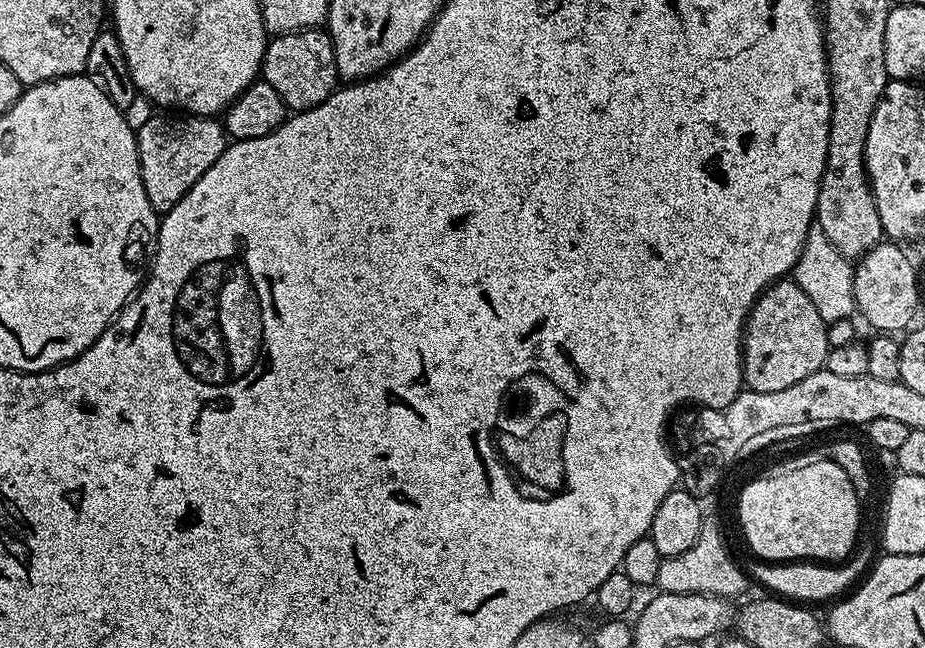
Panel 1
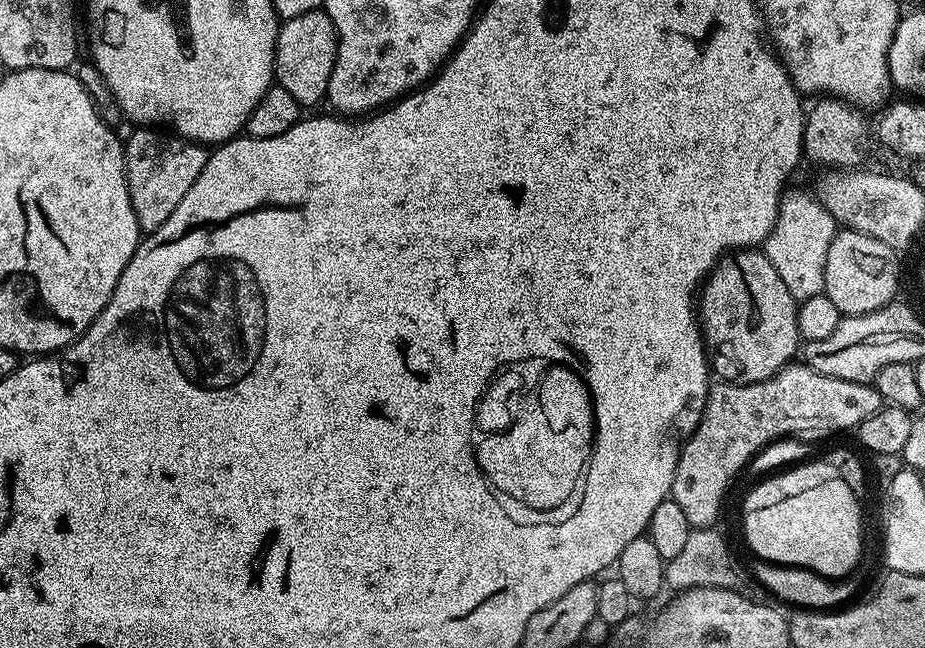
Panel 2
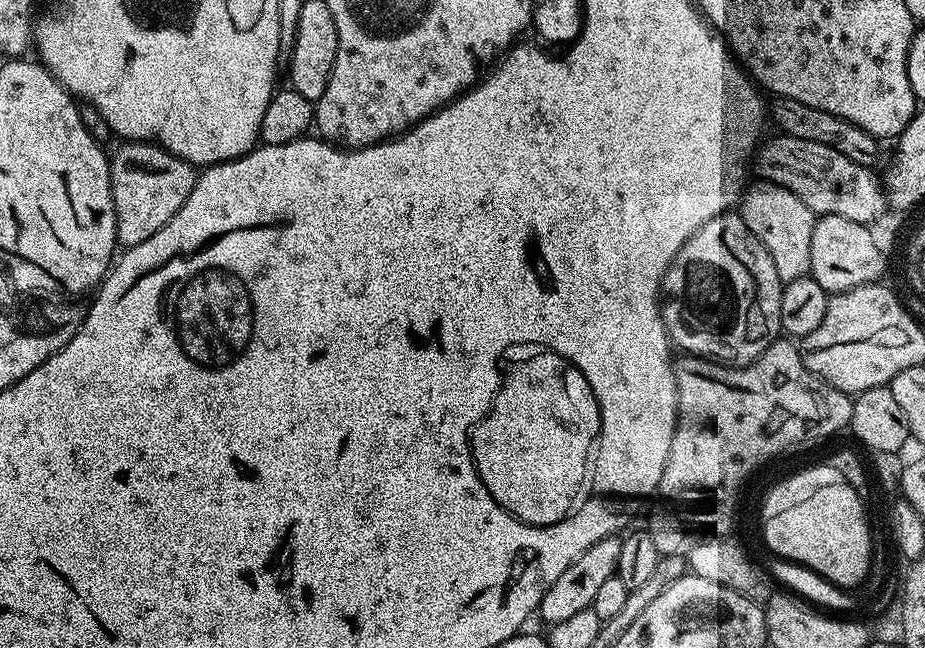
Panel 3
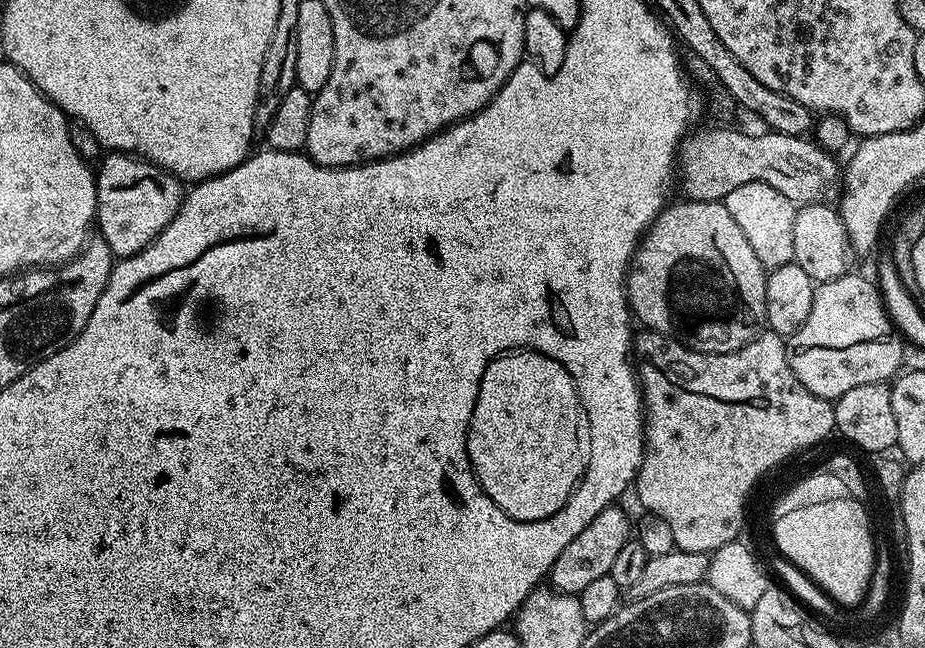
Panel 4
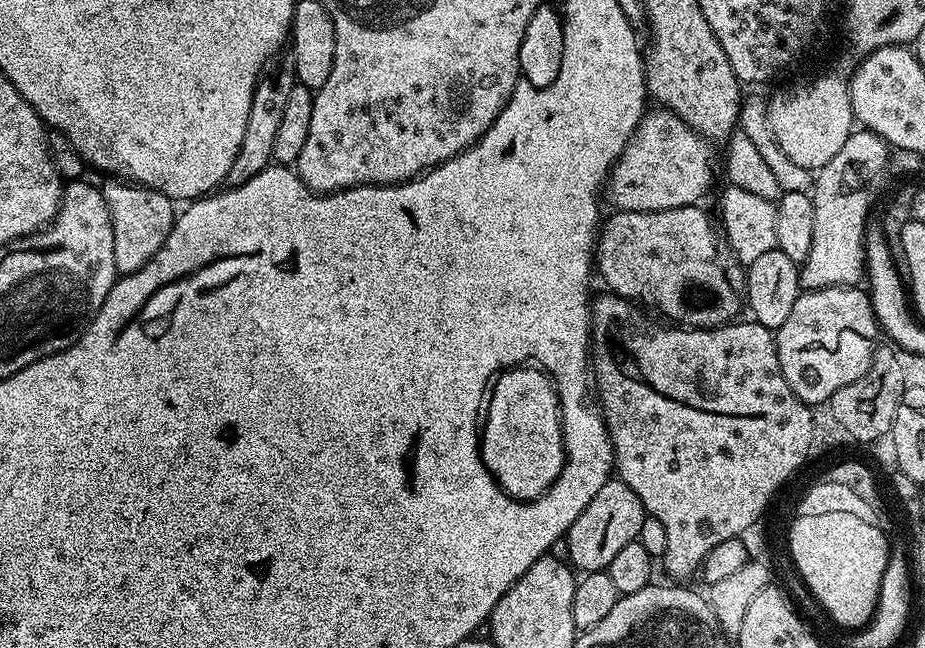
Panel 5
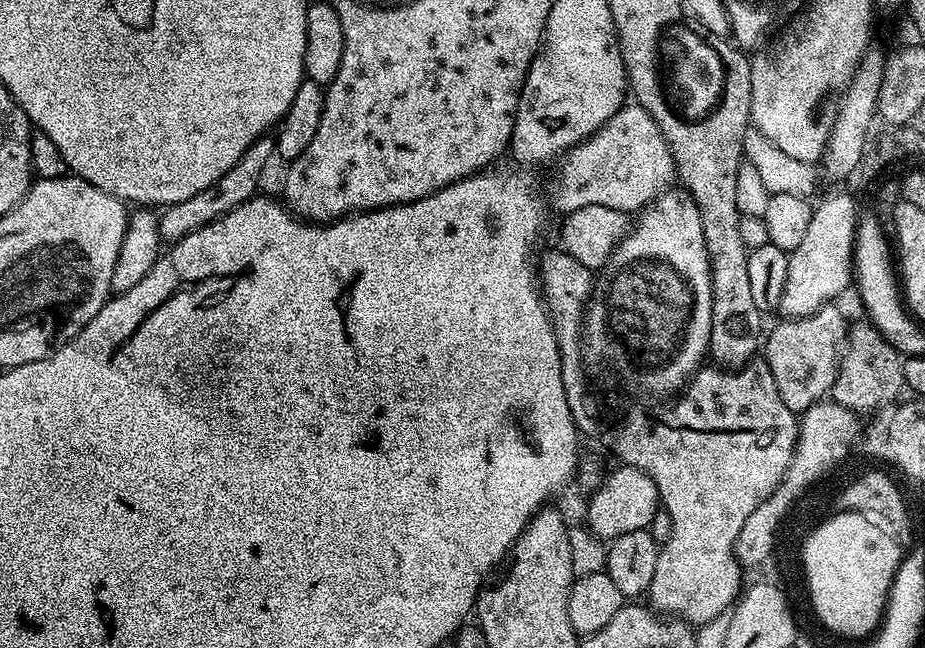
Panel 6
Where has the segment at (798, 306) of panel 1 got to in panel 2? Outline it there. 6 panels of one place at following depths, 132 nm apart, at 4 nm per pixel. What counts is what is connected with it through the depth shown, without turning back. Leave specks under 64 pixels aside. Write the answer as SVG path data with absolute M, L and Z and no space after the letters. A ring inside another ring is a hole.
M737 250L729 255L723 256L719 264L724 268L724 372L719 376L719 379L729 384L753 384L754 382L762 382L766 378L778 374L778 370L782 370L787 364L793 363L801 351L802 341L798 328L798 314L796 313L798 301L792 297L790 290L786 290L782 278L778 278L778 270L774 270L770 258L764 255L763 251Z

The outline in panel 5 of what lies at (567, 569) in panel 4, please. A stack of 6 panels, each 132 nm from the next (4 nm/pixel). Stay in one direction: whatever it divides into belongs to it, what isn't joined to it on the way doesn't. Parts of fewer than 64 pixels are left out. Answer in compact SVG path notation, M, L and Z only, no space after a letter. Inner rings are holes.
M609 478L598 494L590 498L590 506L586 506L586 510L582 510L582 514L578 514L578 518L568 527L567 559L571 567L576 570L581 568L579 571L584 574L605 571L610 562L614 562L614 554L639 537L645 515L642 502L631 484L625 484L619 478Z

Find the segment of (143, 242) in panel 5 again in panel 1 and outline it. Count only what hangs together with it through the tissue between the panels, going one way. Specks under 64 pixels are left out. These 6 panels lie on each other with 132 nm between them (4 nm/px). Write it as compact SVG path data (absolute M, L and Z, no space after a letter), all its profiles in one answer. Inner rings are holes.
M153 114L150 122L146 122L146 126L135 129L135 133L142 186L146 186L146 198L150 198L150 206L154 206L154 210L158 214L169 212L190 191L194 182L198 182L198 178L202 178L202 174L206 174L206 170L210 170L210 166L214 166L214 162L218 162L218 158L222 158L224 149L230 143L223 123L210 116Z

